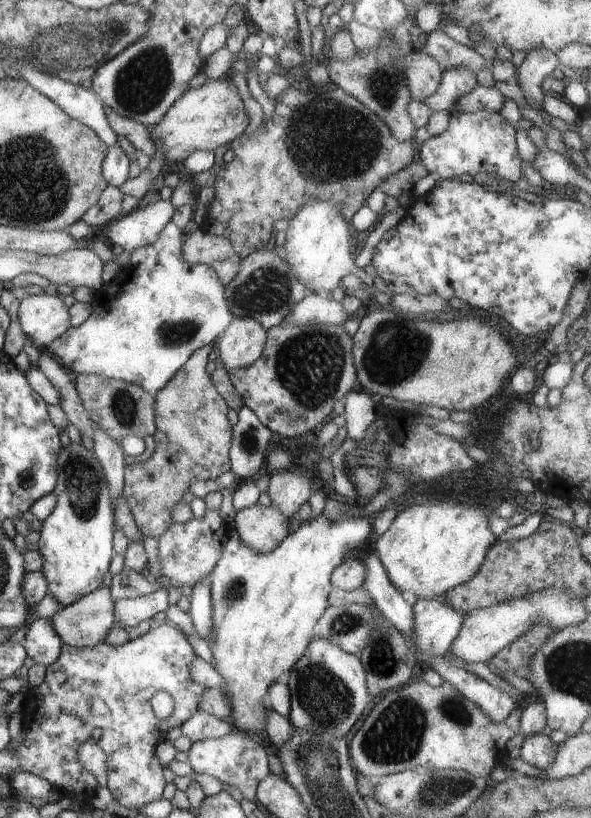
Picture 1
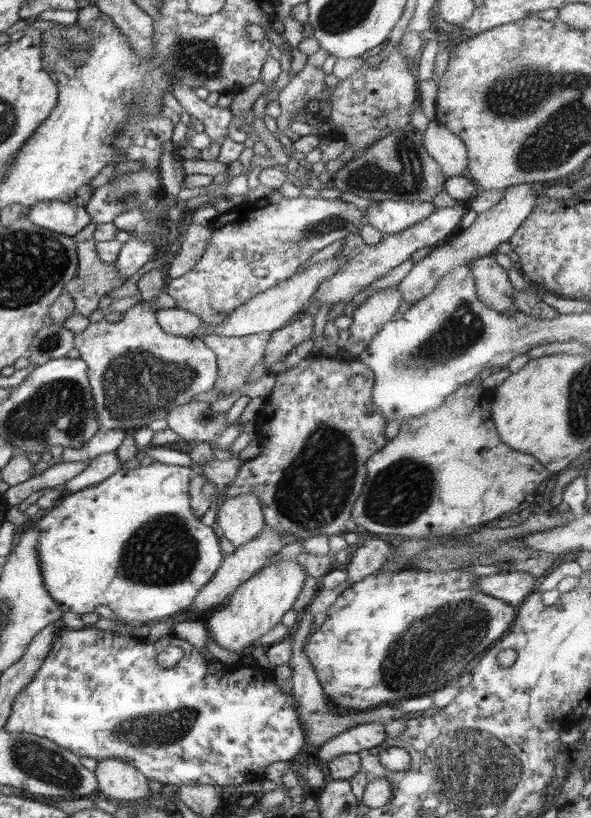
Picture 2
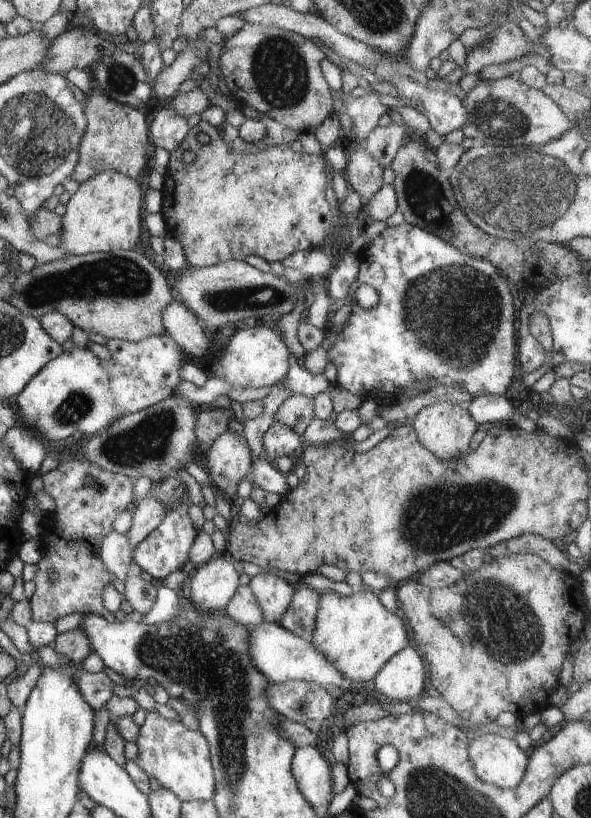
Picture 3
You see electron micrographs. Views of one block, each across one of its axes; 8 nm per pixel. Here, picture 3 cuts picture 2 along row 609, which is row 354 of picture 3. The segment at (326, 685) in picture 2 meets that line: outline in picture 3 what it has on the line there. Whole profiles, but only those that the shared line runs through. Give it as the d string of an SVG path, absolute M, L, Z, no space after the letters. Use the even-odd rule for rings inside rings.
M406 222L386 227L361 251L359 258L359 272L350 286L350 295L366 284L376 290L379 302L370 310L362 310L354 303L348 321L327 350L328 362L337 367L335 383L338 386L359 396L362 402L374 400L379 406L382 393L389 395L395 403L401 393L415 384L423 385L425 391L437 386L452 386L473 397L505 396L517 367L517 340L514 337L517 319L508 282L494 264L464 254L436 234Z

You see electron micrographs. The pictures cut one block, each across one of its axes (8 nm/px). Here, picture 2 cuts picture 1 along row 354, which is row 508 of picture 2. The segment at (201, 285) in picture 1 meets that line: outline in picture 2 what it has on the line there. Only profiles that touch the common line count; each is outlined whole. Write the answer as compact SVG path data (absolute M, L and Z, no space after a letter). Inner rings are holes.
M156 460L148 466L140 465L140 467L133 469L120 468L100 484L72 494L64 493L62 502L58 503L50 511L40 515L40 518L36 521L36 526L40 529L38 548L36 548L38 561L40 561L40 571L42 571L45 590L53 598L53 602L57 604L60 612L64 612L64 614L66 612L90 613L94 612L94 608L98 604L102 604L102 606L111 608L118 615L117 620L120 620L123 625L143 625L169 618L169 616L187 610L189 606L192 606L202 587L212 581L212 578L216 575L225 556L225 553L220 549L220 540L213 528L205 526L201 522L201 518L196 518L194 511L192 511L189 484L194 474L192 467L168 465Z

